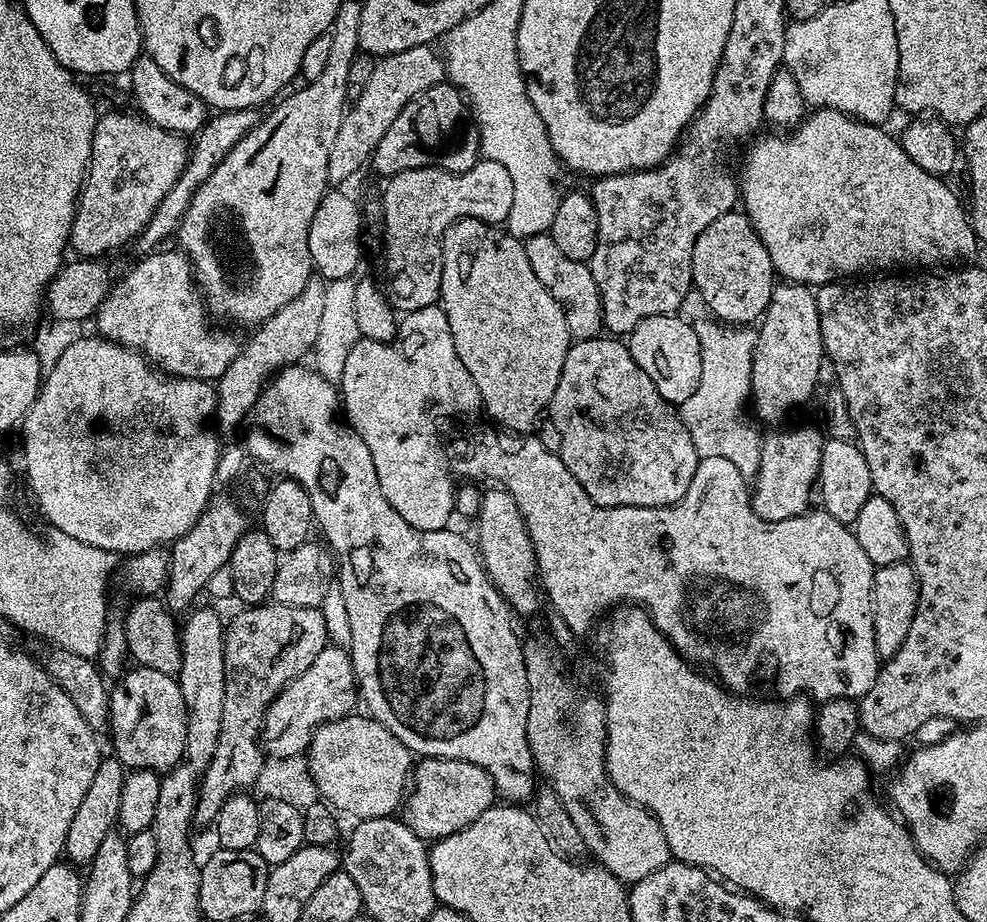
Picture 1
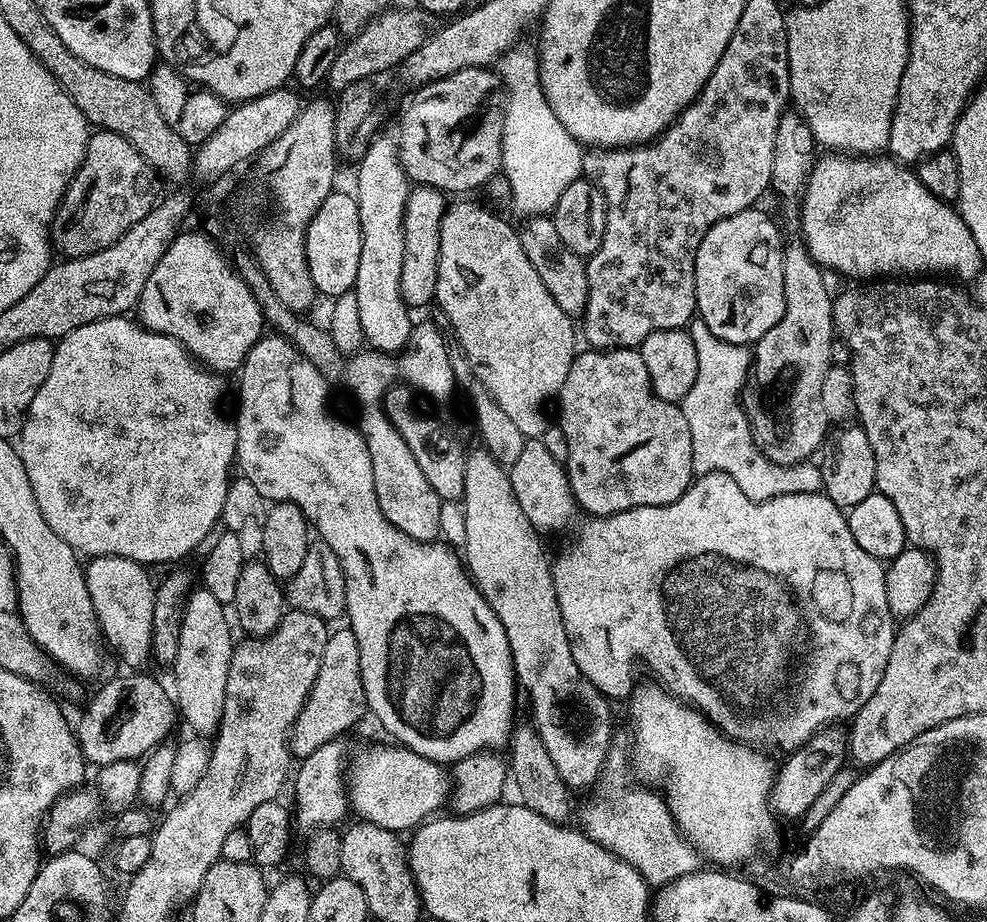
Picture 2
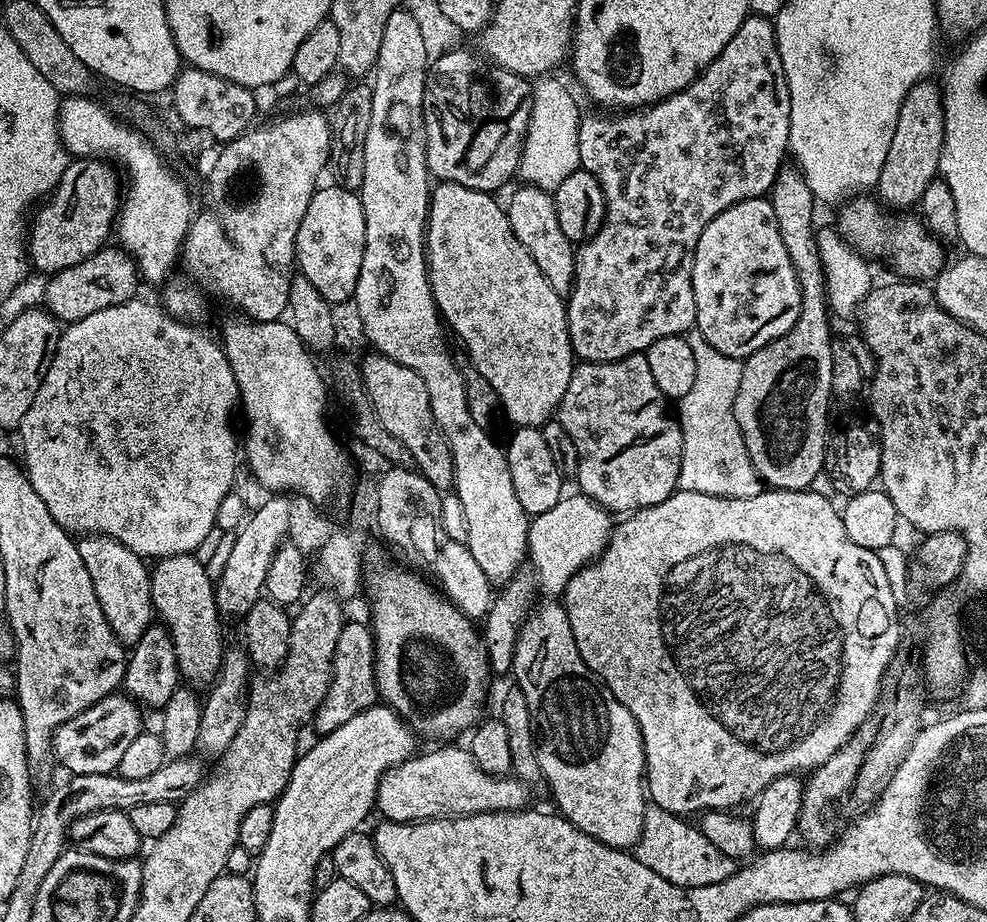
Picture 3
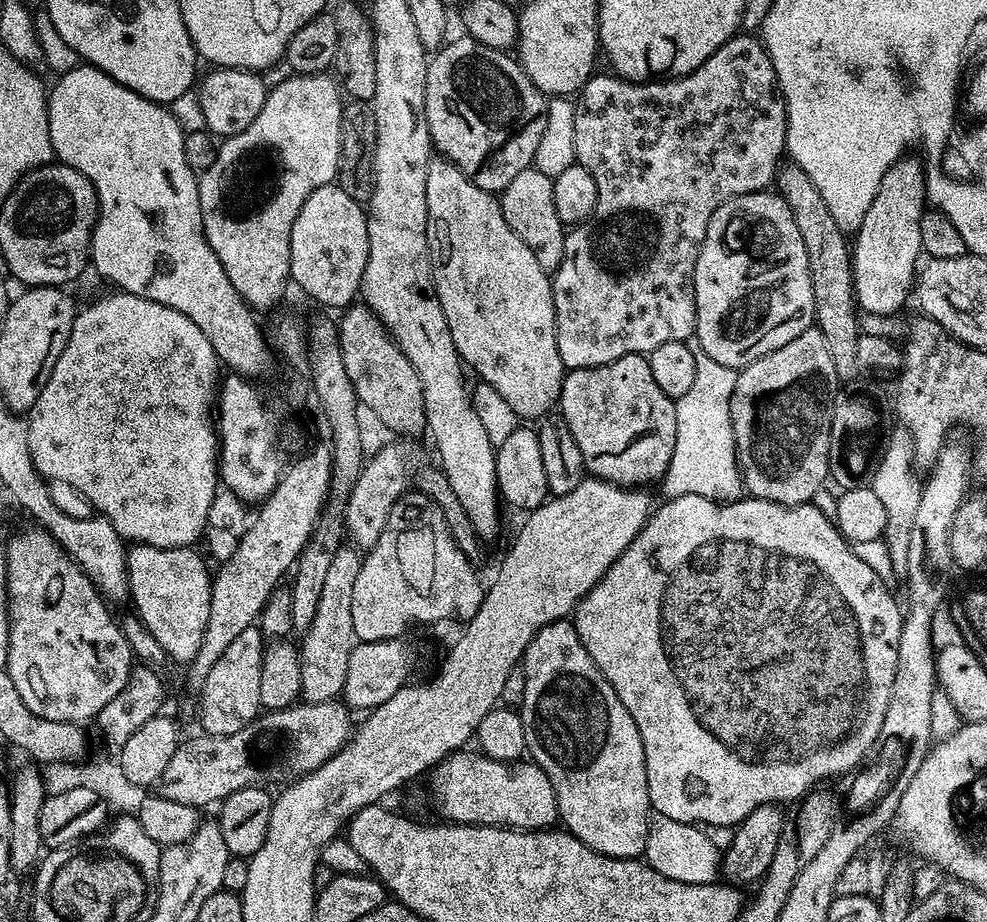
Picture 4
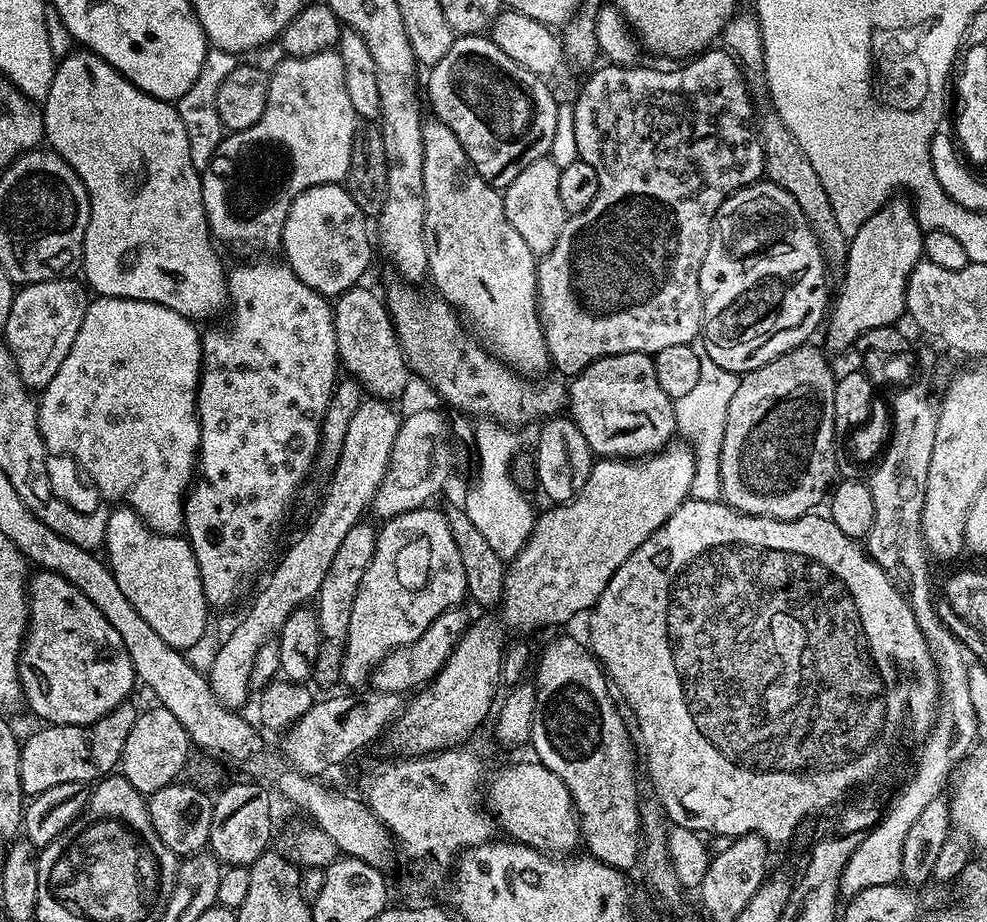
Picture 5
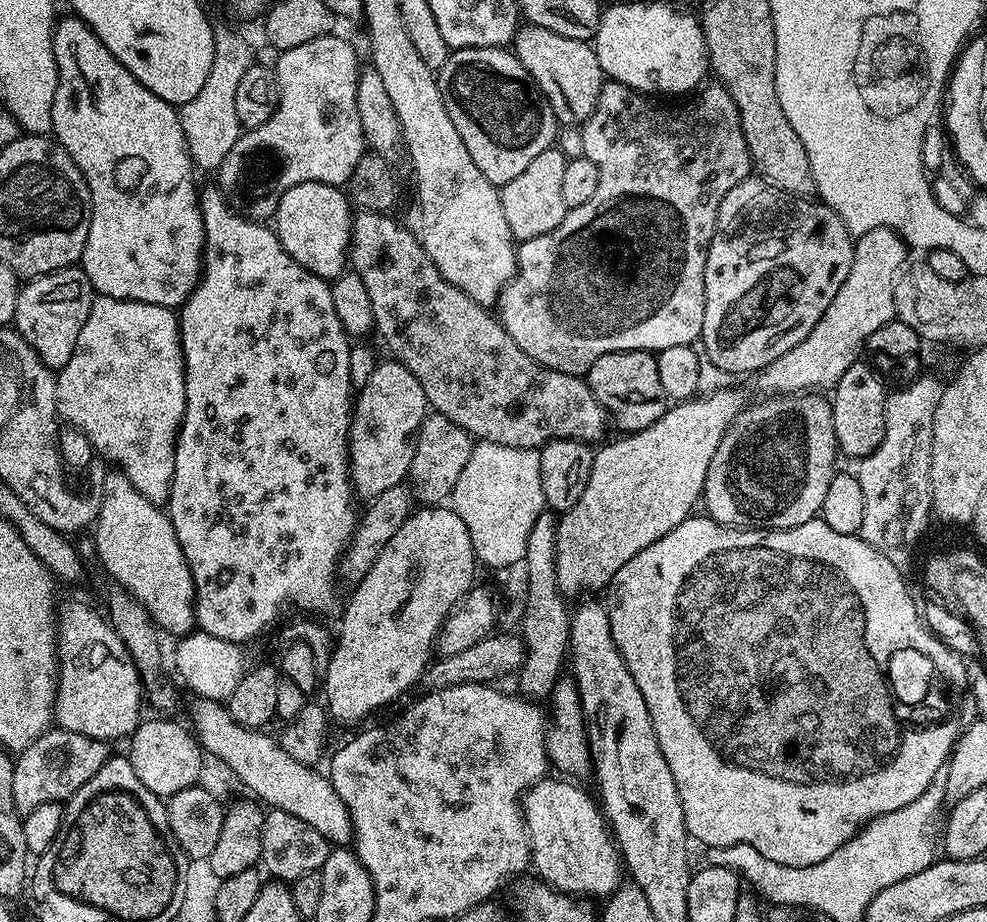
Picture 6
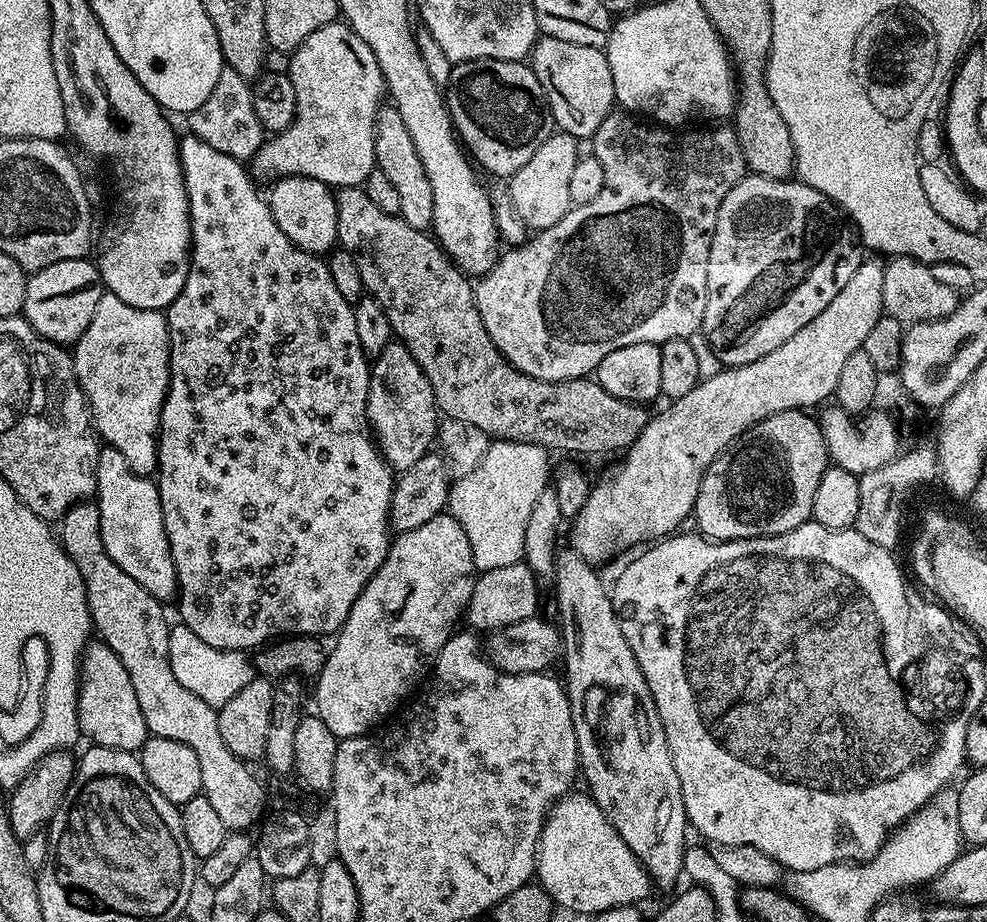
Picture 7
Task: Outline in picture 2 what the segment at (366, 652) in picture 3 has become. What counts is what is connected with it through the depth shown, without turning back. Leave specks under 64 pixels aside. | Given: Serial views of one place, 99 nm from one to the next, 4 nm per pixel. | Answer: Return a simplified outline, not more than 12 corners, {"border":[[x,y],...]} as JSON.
{"border":[[354,630],[329,631],[288,737],[296,758],[368,712]]}

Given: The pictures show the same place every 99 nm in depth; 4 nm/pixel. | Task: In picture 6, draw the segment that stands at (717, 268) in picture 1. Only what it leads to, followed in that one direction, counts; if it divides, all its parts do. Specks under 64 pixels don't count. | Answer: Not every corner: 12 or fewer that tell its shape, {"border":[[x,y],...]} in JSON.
{"border":[[759,178],[718,206],[700,340],[756,374],[814,330],[854,237]]}

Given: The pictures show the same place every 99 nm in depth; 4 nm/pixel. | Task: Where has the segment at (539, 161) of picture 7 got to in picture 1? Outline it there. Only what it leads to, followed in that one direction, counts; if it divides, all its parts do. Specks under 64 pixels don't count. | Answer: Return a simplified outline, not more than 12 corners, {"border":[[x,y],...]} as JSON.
{"border":[[548,232],[523,241],[573,341],[604,328],[598,282]]}

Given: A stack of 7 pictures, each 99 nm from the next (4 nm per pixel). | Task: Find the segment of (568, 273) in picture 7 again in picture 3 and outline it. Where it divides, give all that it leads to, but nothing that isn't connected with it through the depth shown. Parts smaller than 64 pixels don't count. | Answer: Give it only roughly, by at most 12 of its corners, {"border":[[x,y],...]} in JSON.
{"border":[[771,19],[683,92],[585,111],[604,224],[575,249],[572,355],[696,322],[702,230],[789,155]]}

